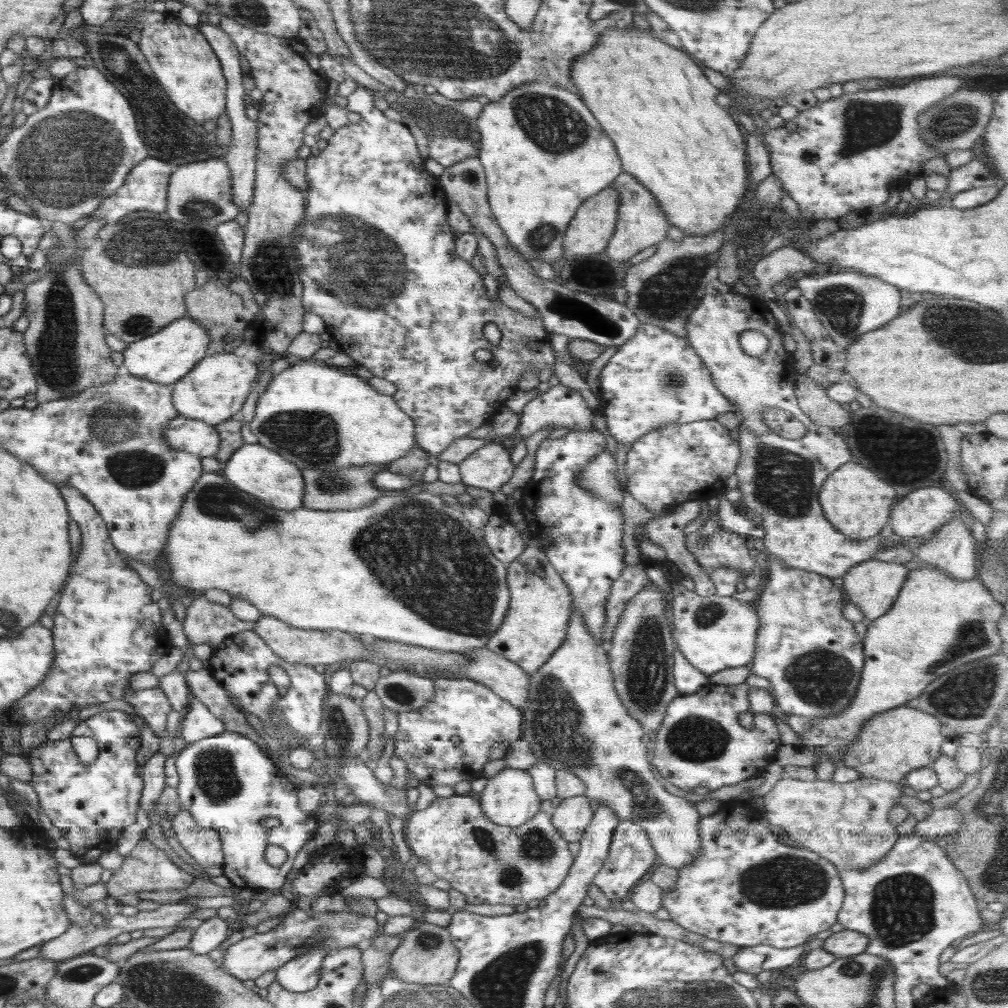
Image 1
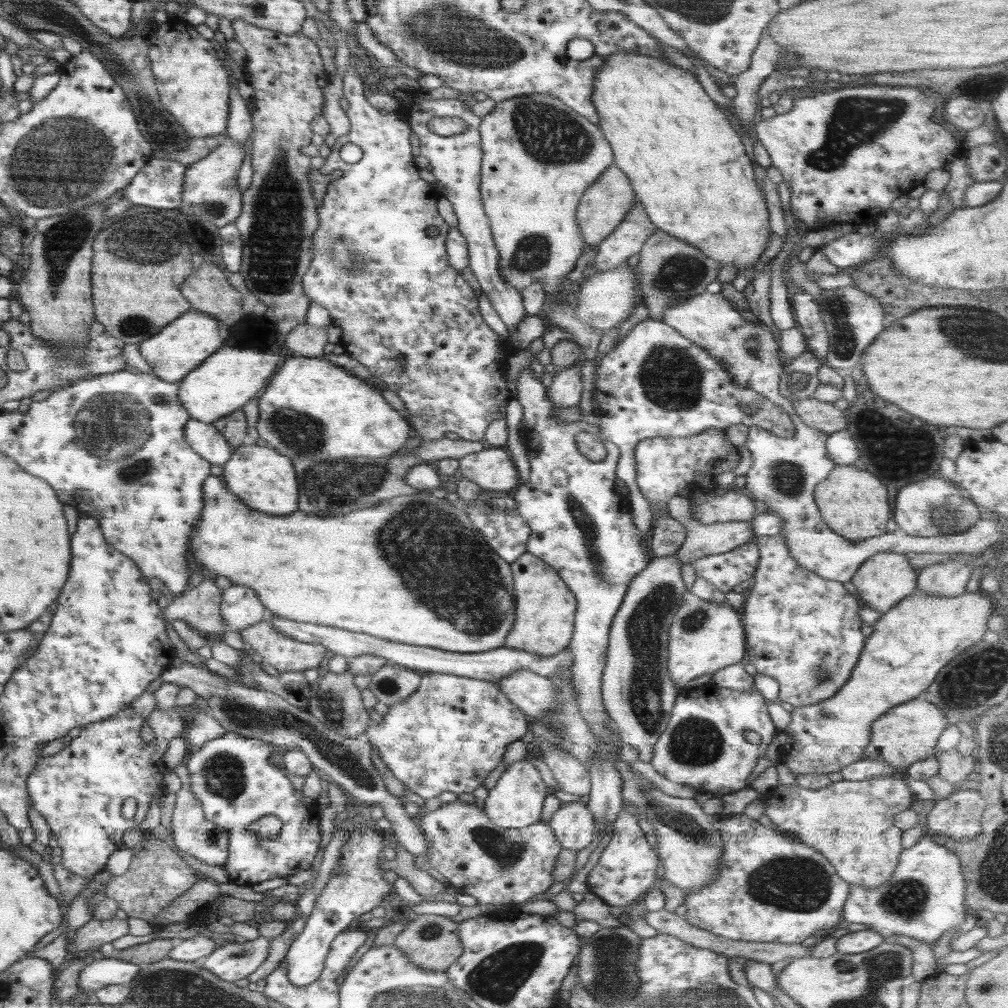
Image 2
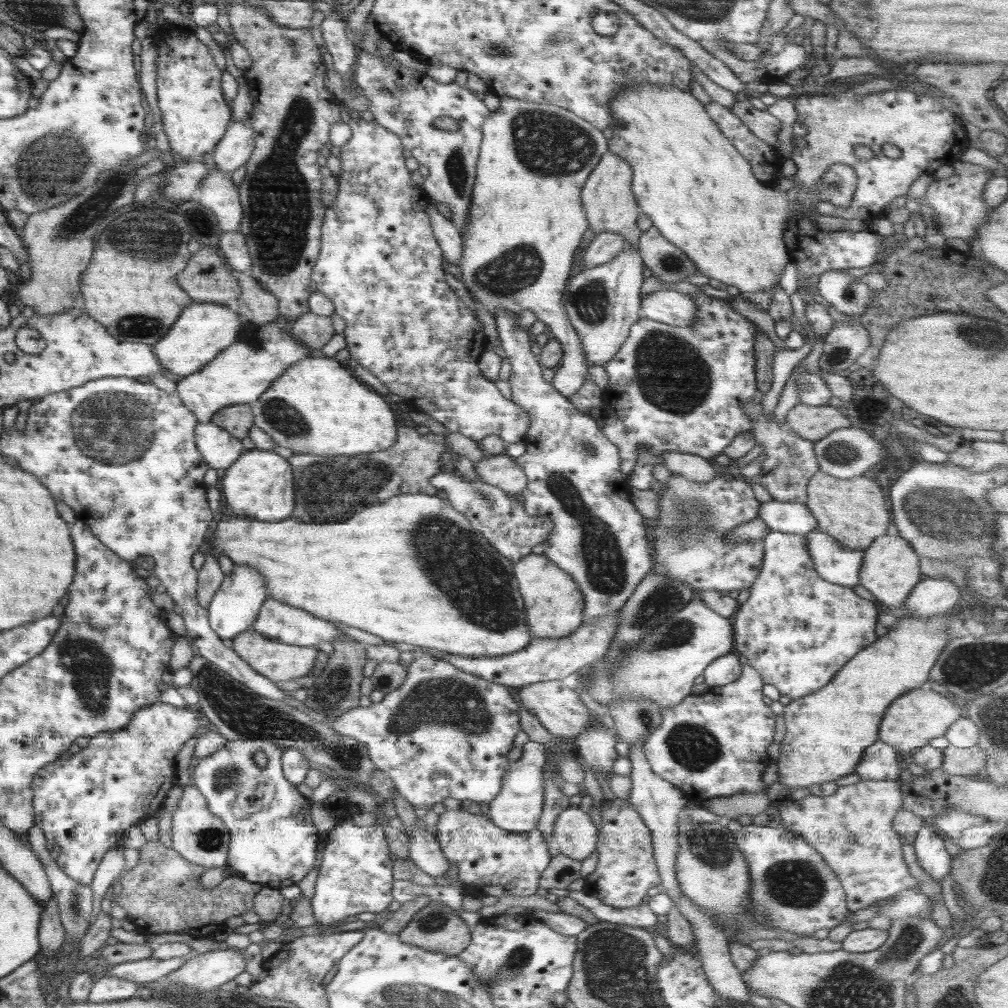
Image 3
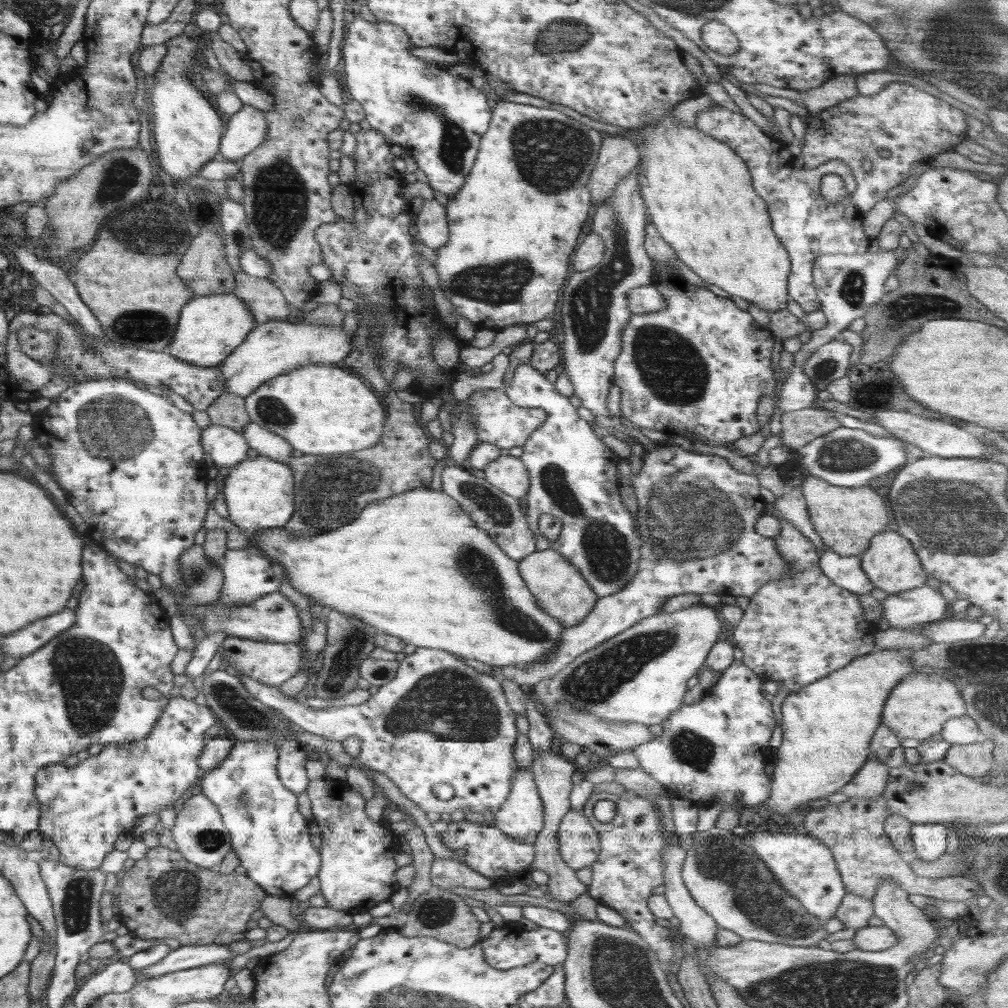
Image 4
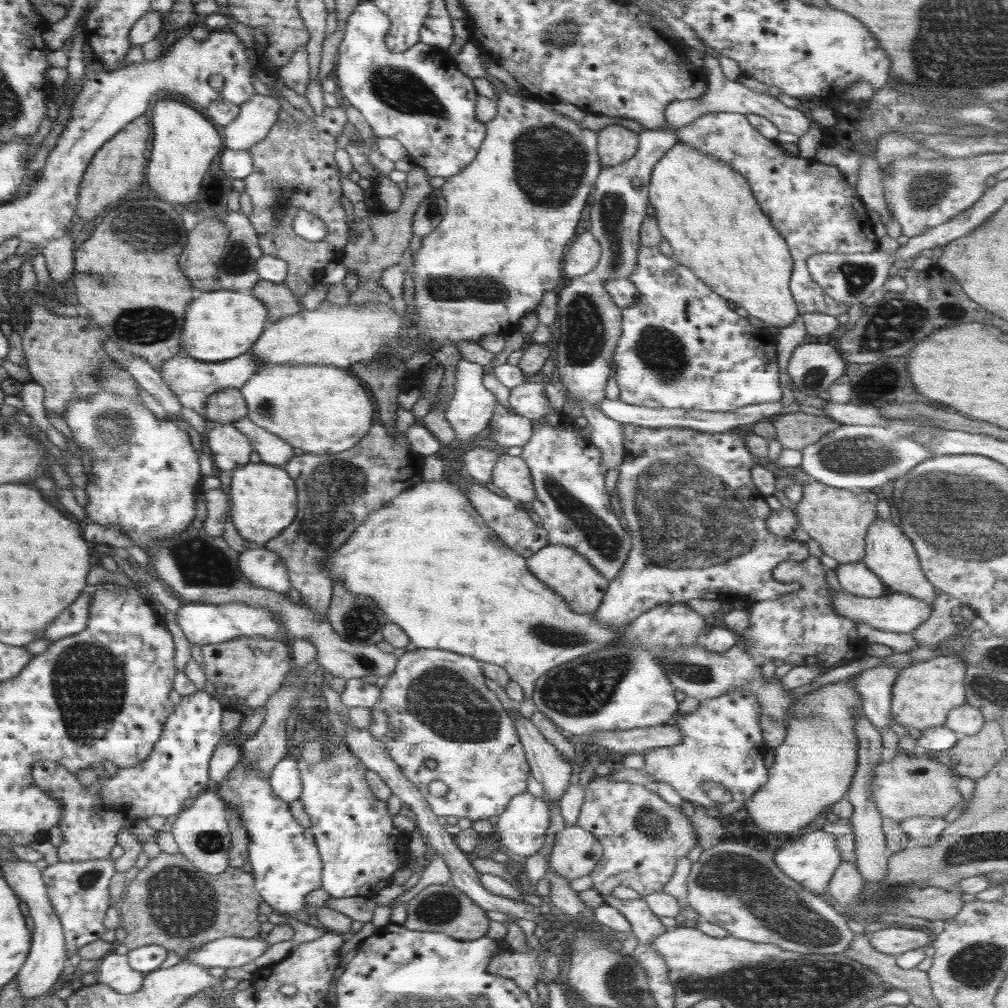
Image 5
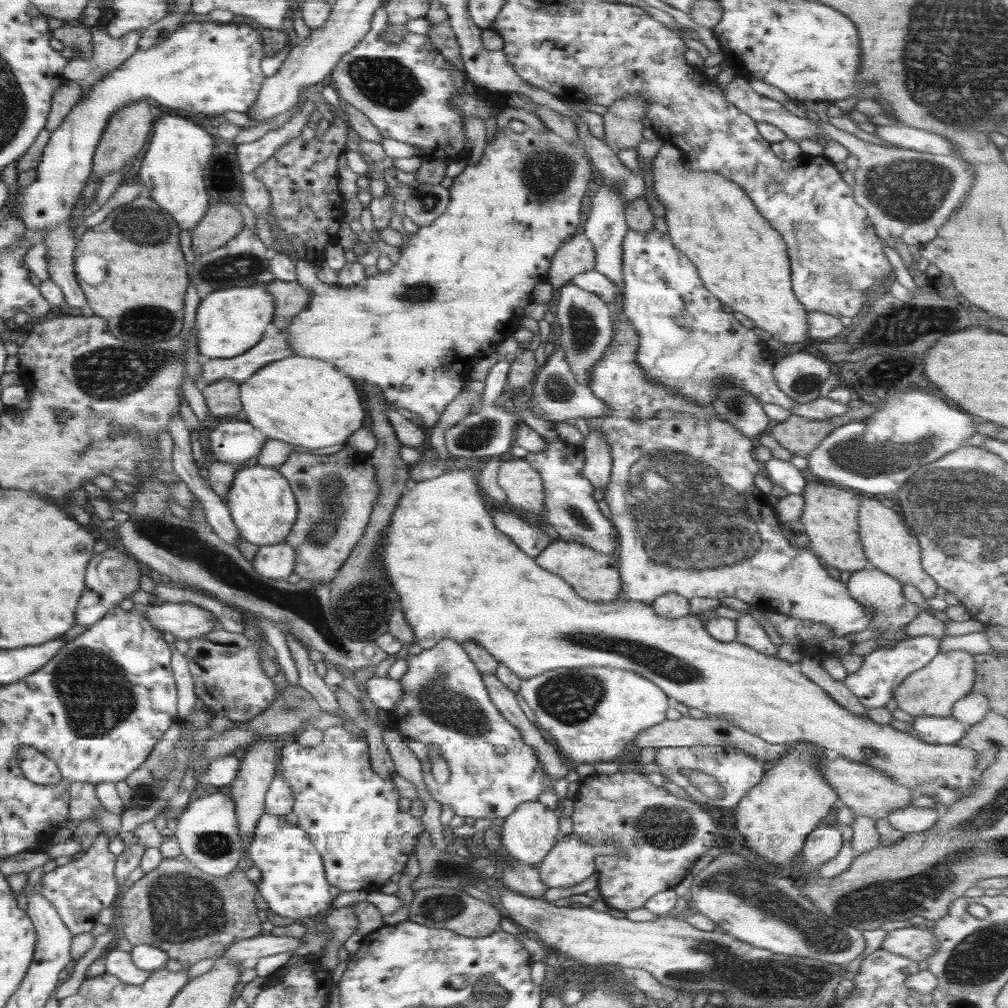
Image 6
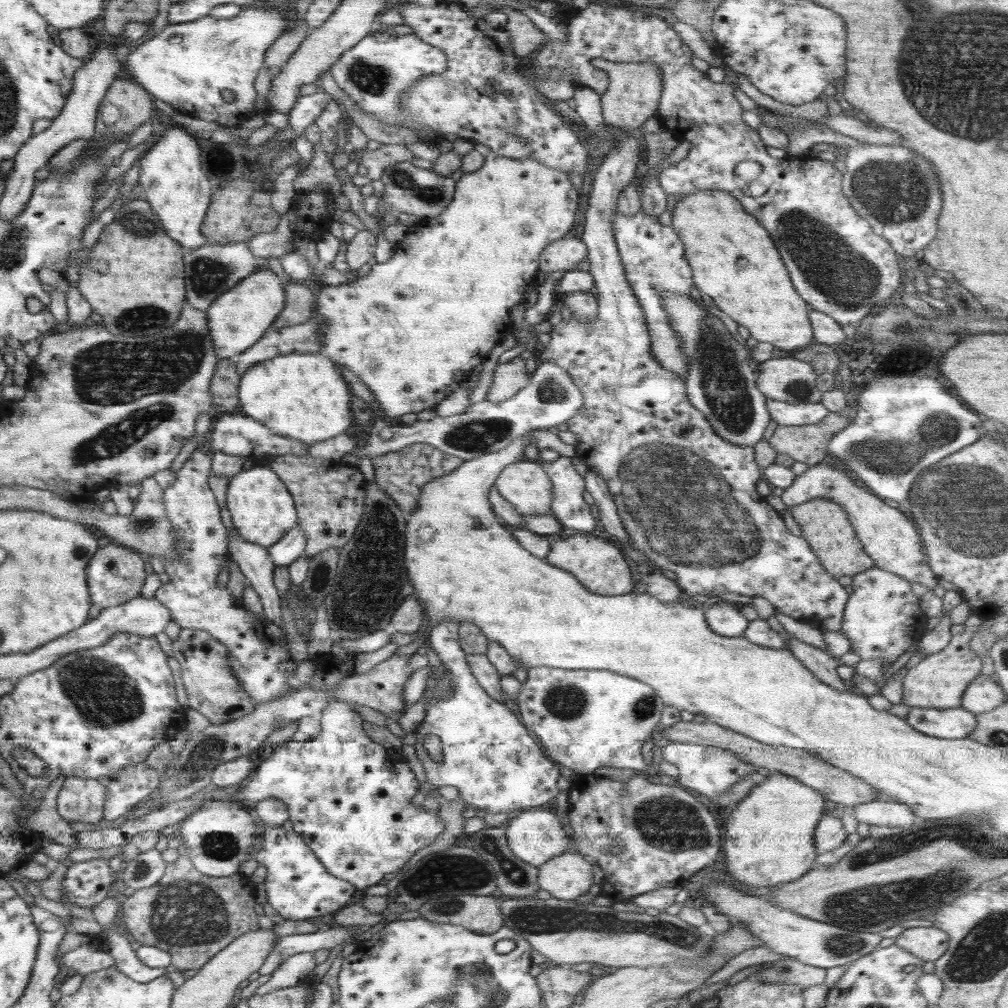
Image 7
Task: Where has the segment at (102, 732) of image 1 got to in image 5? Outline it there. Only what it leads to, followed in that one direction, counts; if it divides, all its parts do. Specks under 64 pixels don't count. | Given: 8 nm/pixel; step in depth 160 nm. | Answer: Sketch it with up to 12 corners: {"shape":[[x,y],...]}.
{"shape":[[181,697],[150,757],[83,787],[40,761],[63,806],[62,862],[109,858],[120,830],[208,786],[222,706]]}

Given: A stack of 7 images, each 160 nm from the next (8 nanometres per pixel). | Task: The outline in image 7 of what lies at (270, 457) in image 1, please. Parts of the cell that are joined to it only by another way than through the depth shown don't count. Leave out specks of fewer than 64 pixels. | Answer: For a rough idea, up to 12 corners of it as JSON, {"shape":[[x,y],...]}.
{"shape":[[270,465],[228,484],[233,528],[269,547],[297,526],[293,496]]}

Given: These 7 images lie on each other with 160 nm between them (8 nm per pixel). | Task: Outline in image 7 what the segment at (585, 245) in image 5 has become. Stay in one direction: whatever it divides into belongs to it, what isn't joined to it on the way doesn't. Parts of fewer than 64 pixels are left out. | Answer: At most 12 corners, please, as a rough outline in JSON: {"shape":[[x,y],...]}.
{"shape":[[569,235],[546,247],[539,270],[572,271],[585,266],[588,249]]}

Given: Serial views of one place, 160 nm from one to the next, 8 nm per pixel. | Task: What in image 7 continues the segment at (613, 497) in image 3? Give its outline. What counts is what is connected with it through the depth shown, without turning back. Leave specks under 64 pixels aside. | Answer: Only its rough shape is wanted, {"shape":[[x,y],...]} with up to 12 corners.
{"shape":[[570,457],[540,461],[551,513],[565,533],[596,533],[584,479]]}

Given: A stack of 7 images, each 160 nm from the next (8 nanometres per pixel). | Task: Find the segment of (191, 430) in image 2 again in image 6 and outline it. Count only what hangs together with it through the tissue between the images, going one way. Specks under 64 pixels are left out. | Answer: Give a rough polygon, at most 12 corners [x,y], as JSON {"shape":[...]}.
{"shape":[[242,416],[210,432],[210,458],[240,468],[268,439]]}

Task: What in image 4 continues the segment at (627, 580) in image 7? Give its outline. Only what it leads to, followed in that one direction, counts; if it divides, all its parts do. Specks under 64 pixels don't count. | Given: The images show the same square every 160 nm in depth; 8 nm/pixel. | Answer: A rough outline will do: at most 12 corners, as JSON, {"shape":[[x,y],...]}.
{"shape":[[547,548],[518,570],[536,604],[566,629],[598,595],[580,571]]}

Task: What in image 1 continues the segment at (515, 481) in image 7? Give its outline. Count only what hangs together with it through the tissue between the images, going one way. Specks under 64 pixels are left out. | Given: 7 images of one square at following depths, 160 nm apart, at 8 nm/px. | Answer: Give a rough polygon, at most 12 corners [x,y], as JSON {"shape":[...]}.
{"shape":[[489,440],[458,468],[464,485],[495,493],[515,464]]}

